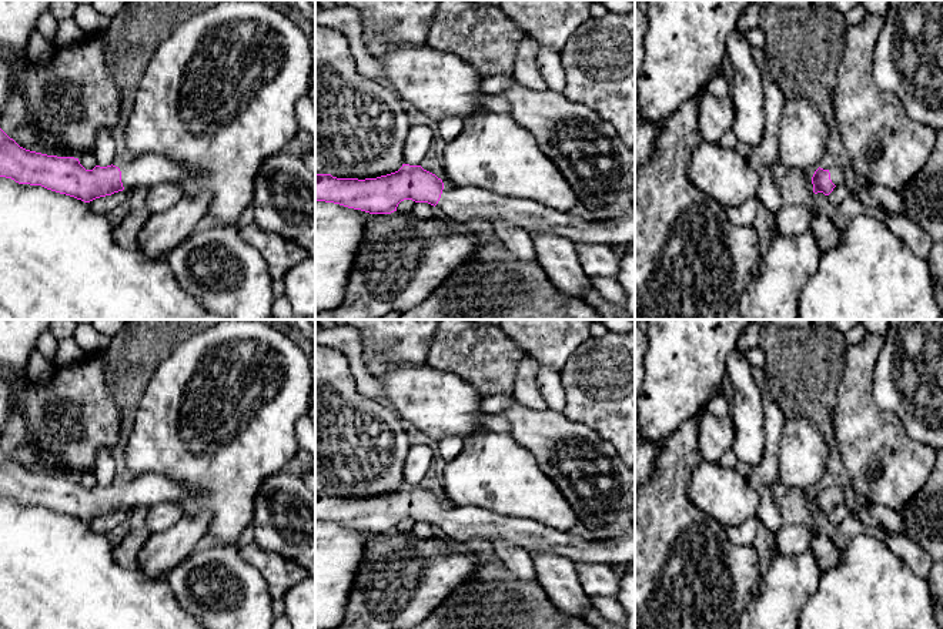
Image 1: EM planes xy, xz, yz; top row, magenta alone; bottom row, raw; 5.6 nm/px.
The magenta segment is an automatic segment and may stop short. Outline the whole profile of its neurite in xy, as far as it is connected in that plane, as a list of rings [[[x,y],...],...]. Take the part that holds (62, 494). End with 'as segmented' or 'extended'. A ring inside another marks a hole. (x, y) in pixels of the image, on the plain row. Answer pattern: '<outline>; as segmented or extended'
[[[0,448],[0,496],[19,503],[41,505],[90,522],[124,508],[131,511],[134,506],[150,508],[161,502],[175,502],[190,498],[191,492],[153,472],[137,475],[120,488],[111,484],[86,489],[78,478],[26,469]]]; extended

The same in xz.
[[[402,484],[395,492],[365,499],[315,494],[315,519],[369,533],[391,533],[401,521],[412,519],[438,525],[458,546],[479,538],[489,545],[496,541],[512,543],[529,553],[564,555],[575,563],[635,562],[635,528],[605,541],[586,541],[536,521],[495,515],[474,505],[445,509],[442,499],[421,485]]]; extended

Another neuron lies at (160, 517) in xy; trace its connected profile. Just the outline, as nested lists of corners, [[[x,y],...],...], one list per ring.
[[[178,501],[161,502],[147,508],[144,526],[151,533],[158,533],[174,526],[184,516],[184,508]]]

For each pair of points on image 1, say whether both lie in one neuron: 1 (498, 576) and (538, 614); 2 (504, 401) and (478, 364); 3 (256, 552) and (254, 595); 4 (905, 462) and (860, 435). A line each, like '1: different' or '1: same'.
1: same
2: different
3: different
4: same

